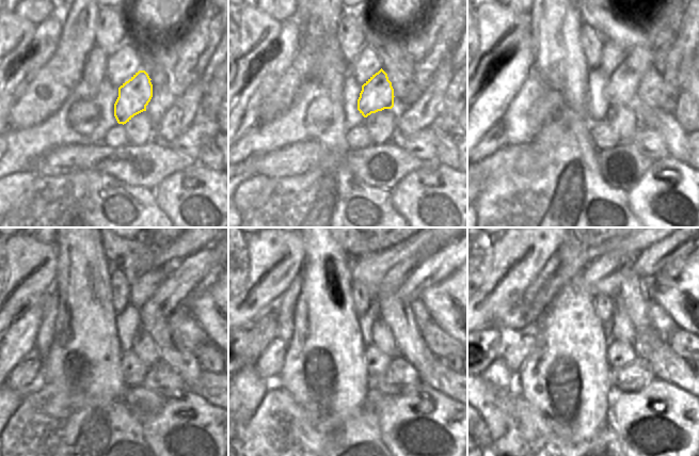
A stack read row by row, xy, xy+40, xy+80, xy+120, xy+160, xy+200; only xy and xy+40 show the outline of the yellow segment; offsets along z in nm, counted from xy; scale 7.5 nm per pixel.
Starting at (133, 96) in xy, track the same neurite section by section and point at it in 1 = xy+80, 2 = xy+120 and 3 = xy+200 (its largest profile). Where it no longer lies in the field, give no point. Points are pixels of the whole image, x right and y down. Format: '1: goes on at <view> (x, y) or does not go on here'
1: goes on at xy+80 (652, 53)
2: goes on at xy+120 (186, 274)
3: goes on at xy+200 (676, 262)

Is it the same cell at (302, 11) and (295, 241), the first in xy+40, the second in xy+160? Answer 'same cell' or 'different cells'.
different cells

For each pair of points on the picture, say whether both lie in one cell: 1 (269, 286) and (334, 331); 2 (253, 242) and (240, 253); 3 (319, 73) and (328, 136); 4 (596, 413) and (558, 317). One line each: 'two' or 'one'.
1: two
2: two
3: one
4: one

